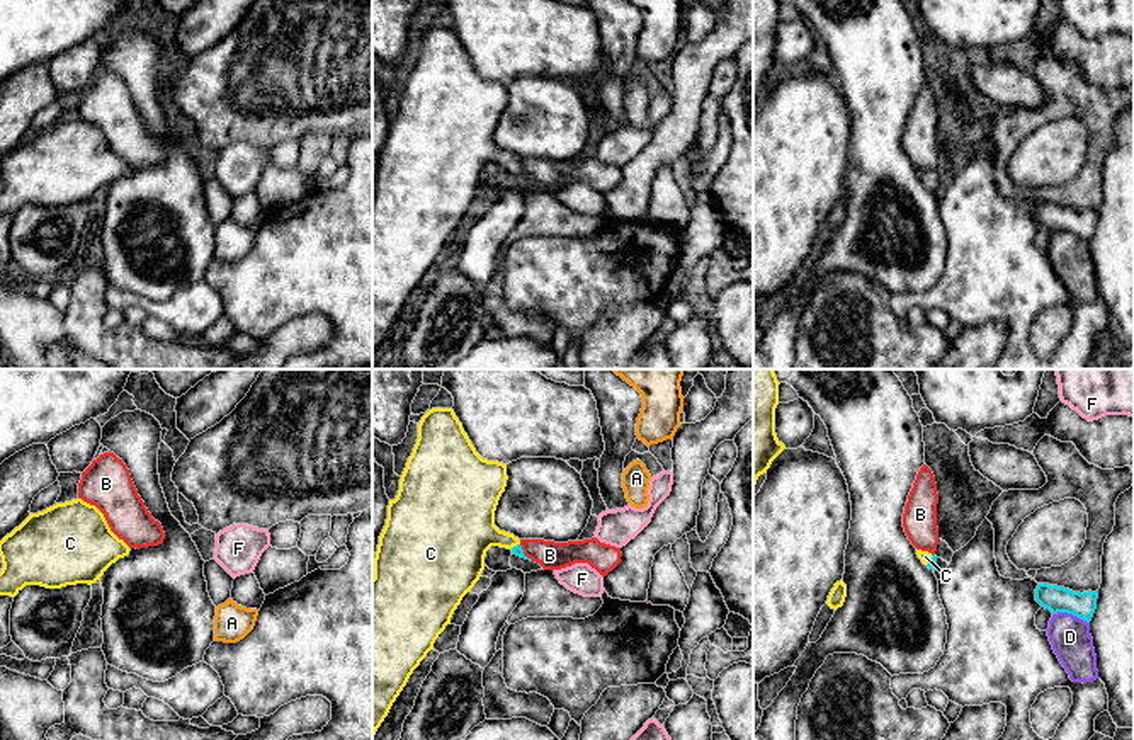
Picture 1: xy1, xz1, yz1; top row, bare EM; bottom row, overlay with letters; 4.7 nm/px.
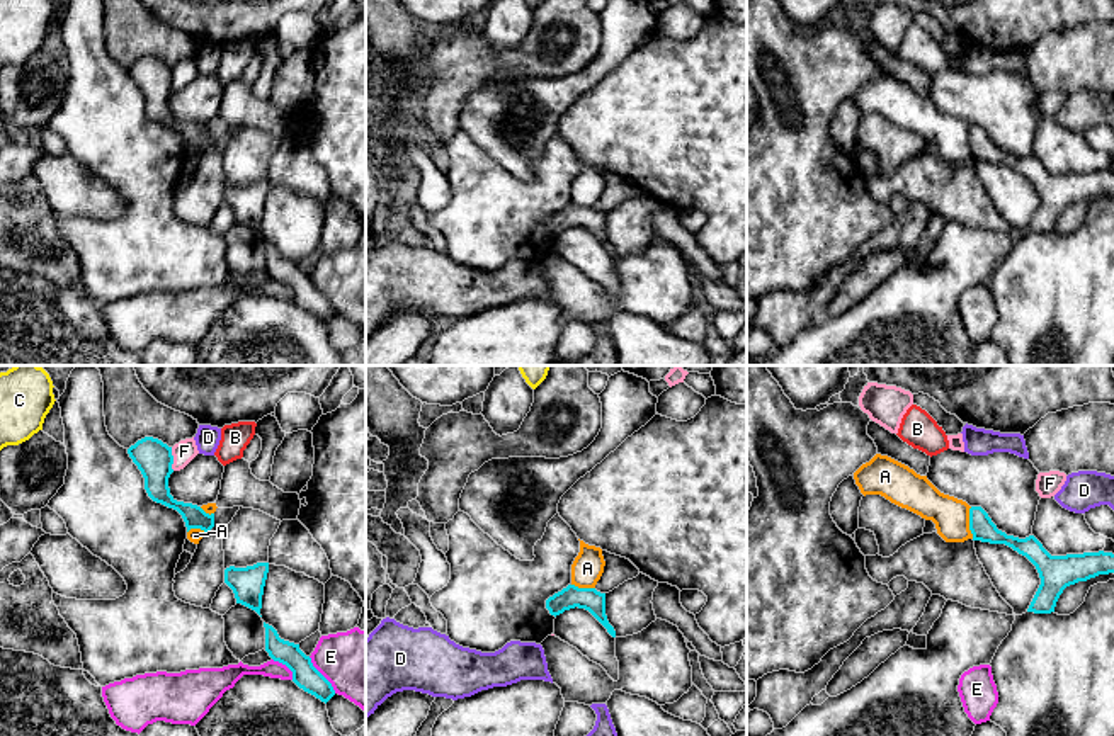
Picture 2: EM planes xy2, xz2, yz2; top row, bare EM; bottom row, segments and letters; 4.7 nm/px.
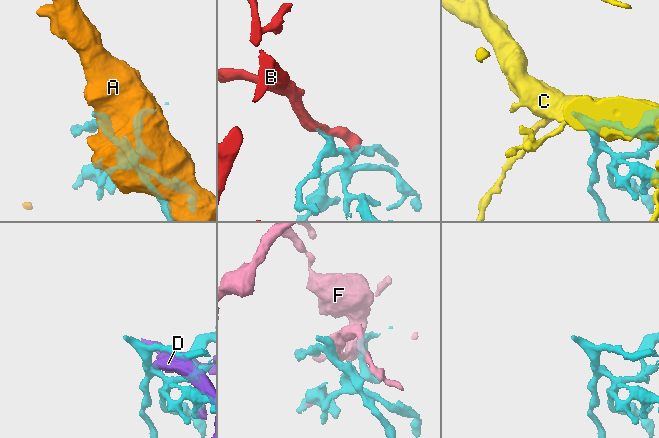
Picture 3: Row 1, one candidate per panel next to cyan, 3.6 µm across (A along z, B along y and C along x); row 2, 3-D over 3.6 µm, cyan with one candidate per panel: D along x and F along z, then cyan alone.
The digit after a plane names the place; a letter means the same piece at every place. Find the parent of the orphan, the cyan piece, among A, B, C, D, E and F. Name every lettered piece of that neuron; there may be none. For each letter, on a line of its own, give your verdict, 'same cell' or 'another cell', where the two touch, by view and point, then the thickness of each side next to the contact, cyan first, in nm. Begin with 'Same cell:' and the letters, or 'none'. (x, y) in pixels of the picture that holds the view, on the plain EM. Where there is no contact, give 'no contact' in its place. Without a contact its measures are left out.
Same cell: C
A: another cell; contact yz2 (970, 141); calibres 120 and 170 nm
B: another cell; contact xz1 (522, 172); calibres 50 and 140 nm
C: same cell; contact yz1 (932, 179); calibres 50 and 60 nm
D: another cell; contact yz1 (1071, 232); calibres 130 and 190 nm
E: another cell; contact xy2 (322, 294); calibres 120 and 340 nm
F: another cell; contact xy2 (172, 79); calibres 170 and 100 nm

